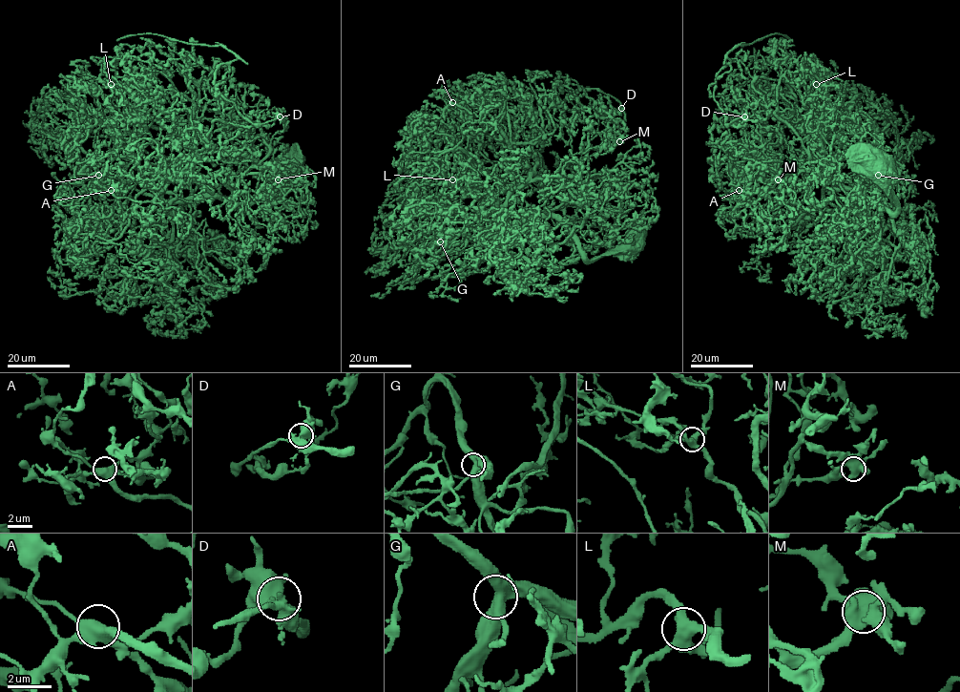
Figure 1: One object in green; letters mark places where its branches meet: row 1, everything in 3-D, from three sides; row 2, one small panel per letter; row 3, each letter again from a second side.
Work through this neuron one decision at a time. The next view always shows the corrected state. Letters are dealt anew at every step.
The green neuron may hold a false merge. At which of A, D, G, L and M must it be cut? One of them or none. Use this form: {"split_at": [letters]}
{"split_at": ["D"]}

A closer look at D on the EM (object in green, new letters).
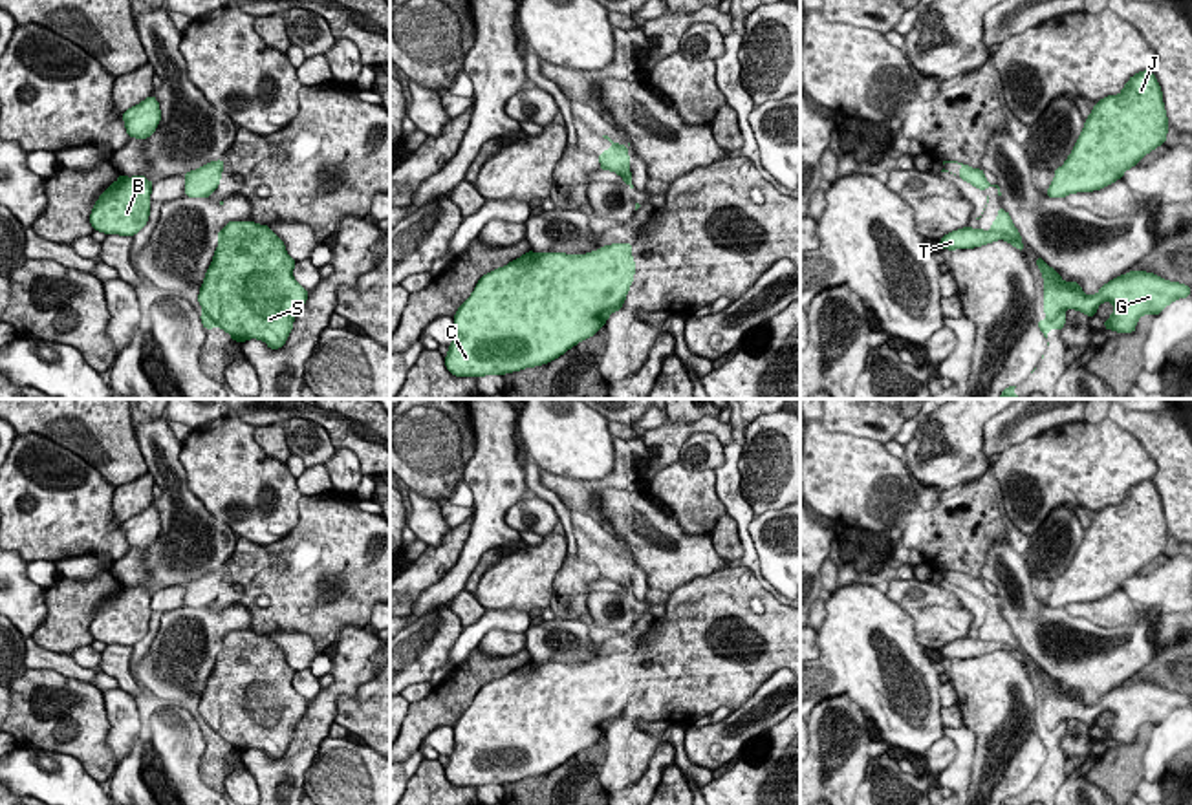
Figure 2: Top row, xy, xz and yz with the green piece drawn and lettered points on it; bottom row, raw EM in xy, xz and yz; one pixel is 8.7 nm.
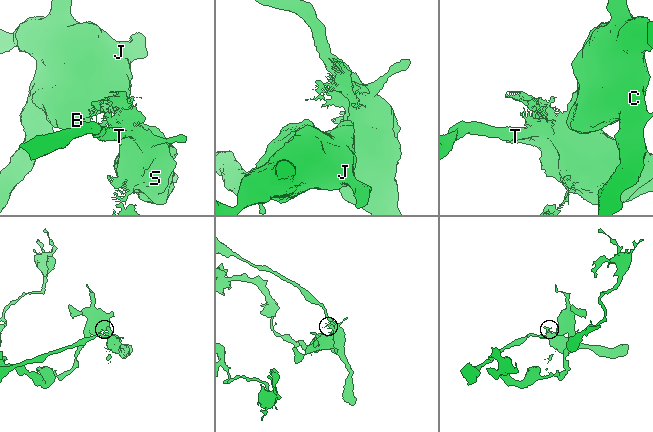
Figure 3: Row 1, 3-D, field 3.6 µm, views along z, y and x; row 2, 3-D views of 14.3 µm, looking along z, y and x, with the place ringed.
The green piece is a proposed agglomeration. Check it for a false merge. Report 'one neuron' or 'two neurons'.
two neurons

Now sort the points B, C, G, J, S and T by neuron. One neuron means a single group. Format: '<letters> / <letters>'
B C J / G S T

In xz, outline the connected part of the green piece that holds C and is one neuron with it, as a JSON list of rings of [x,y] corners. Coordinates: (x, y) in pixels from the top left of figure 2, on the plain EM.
[[[626,657],[588,664],[526,662],[505,677],[482,686],[454,728],[454,750],[445,767],[456,787],[504,785],[542,776],[593,746],[608,726],[623,719],[632,695]]]

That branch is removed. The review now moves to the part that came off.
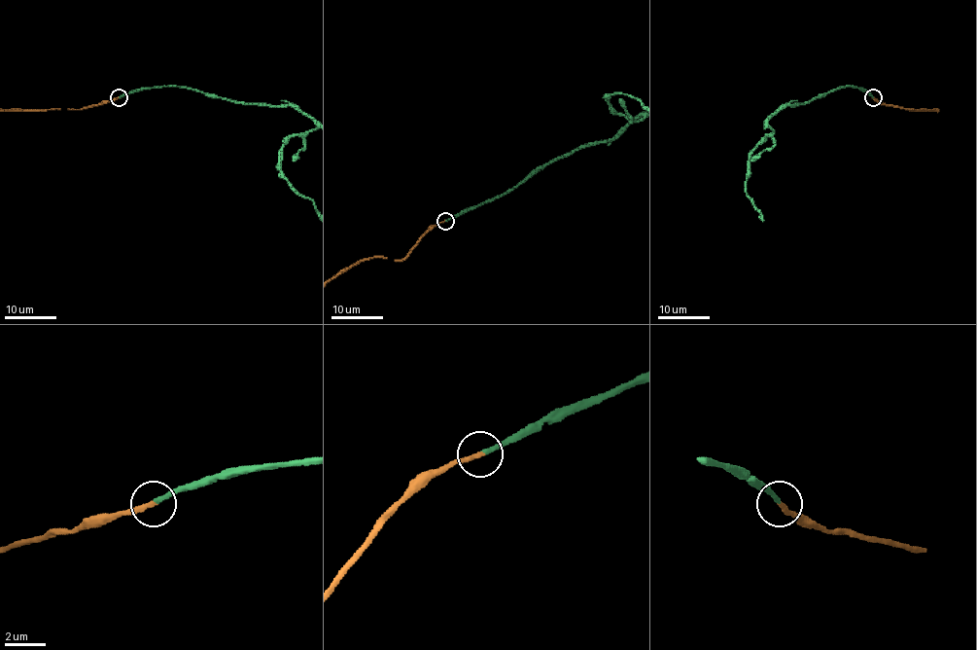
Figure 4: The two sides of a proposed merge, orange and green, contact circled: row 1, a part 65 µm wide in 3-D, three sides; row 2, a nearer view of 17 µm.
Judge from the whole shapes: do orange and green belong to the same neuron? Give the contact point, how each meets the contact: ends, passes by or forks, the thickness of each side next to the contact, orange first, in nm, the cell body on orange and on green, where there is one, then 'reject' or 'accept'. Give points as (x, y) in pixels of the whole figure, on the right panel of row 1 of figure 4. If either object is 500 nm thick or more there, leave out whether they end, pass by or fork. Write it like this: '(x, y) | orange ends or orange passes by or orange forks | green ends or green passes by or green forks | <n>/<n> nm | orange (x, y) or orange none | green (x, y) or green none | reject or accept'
(873, 97) | orange ends | green ends | 260/220 nm | orange none | green none | accept

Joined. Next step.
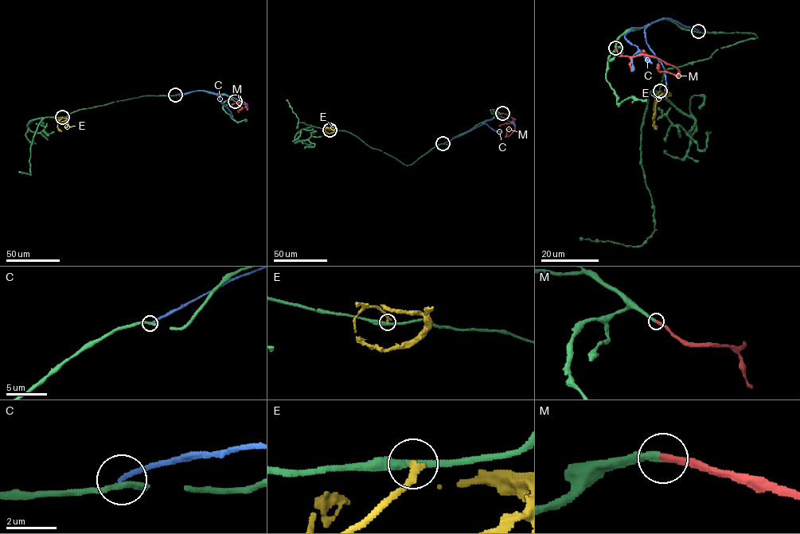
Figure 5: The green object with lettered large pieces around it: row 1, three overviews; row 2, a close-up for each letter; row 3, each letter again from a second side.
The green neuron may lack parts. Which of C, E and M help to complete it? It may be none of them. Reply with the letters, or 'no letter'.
M

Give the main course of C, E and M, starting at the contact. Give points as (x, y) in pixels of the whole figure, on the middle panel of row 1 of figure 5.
C: (443, 144), (497, 116), (510, 121), (515, 119)
E: (329, 130), (326, 127), (325, 131), (329, 133), (334, 130), (335, 128), (332, 126)
M: (501, 113), (509, 114), (515, 126), (513, 131), (507, 136), (506, 130), (509, 129)

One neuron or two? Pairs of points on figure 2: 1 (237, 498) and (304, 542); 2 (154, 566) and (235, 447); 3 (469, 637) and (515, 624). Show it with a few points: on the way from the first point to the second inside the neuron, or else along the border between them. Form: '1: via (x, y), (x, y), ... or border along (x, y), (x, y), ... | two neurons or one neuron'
1: border along (301, 494), (295, 525), (284, 536), (266, 546) | two neurons
2: border along (180, 461), (187, 489), (231, 529) | two neurons
3: via (480, 628), (487, 622), (504, 622) | one neuron

